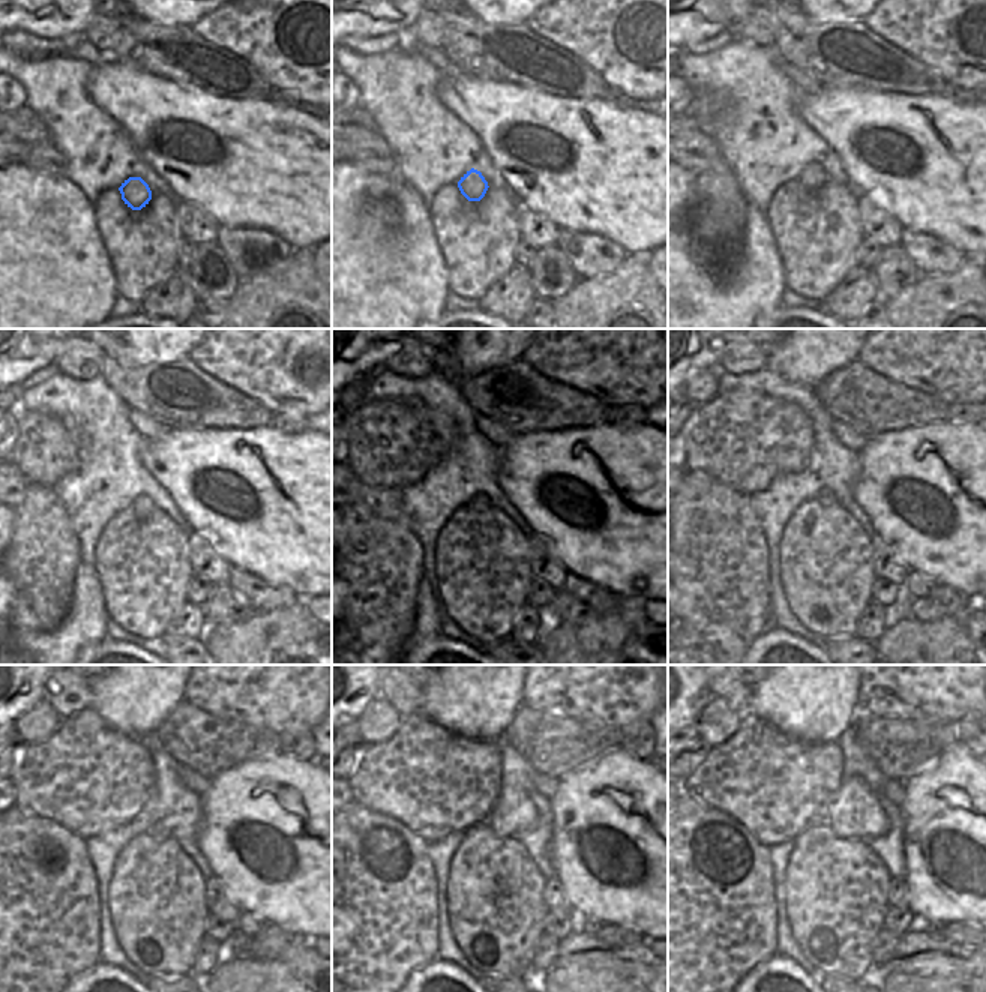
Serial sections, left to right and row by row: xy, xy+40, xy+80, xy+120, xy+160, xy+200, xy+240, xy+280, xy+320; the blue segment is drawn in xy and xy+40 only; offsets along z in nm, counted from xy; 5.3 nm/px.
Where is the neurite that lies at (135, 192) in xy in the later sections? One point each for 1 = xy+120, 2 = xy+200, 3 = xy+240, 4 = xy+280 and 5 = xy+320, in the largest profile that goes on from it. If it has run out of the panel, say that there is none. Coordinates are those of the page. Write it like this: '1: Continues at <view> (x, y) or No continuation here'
1: Continues at xy+120 (143, 505)
2: Continues at xy+200 (826, 497)
3: Continues at xy+240 (158, 830)
4: Continues at xy+280 (509, 817)
5: Continues at xy+320 (856, 812).

